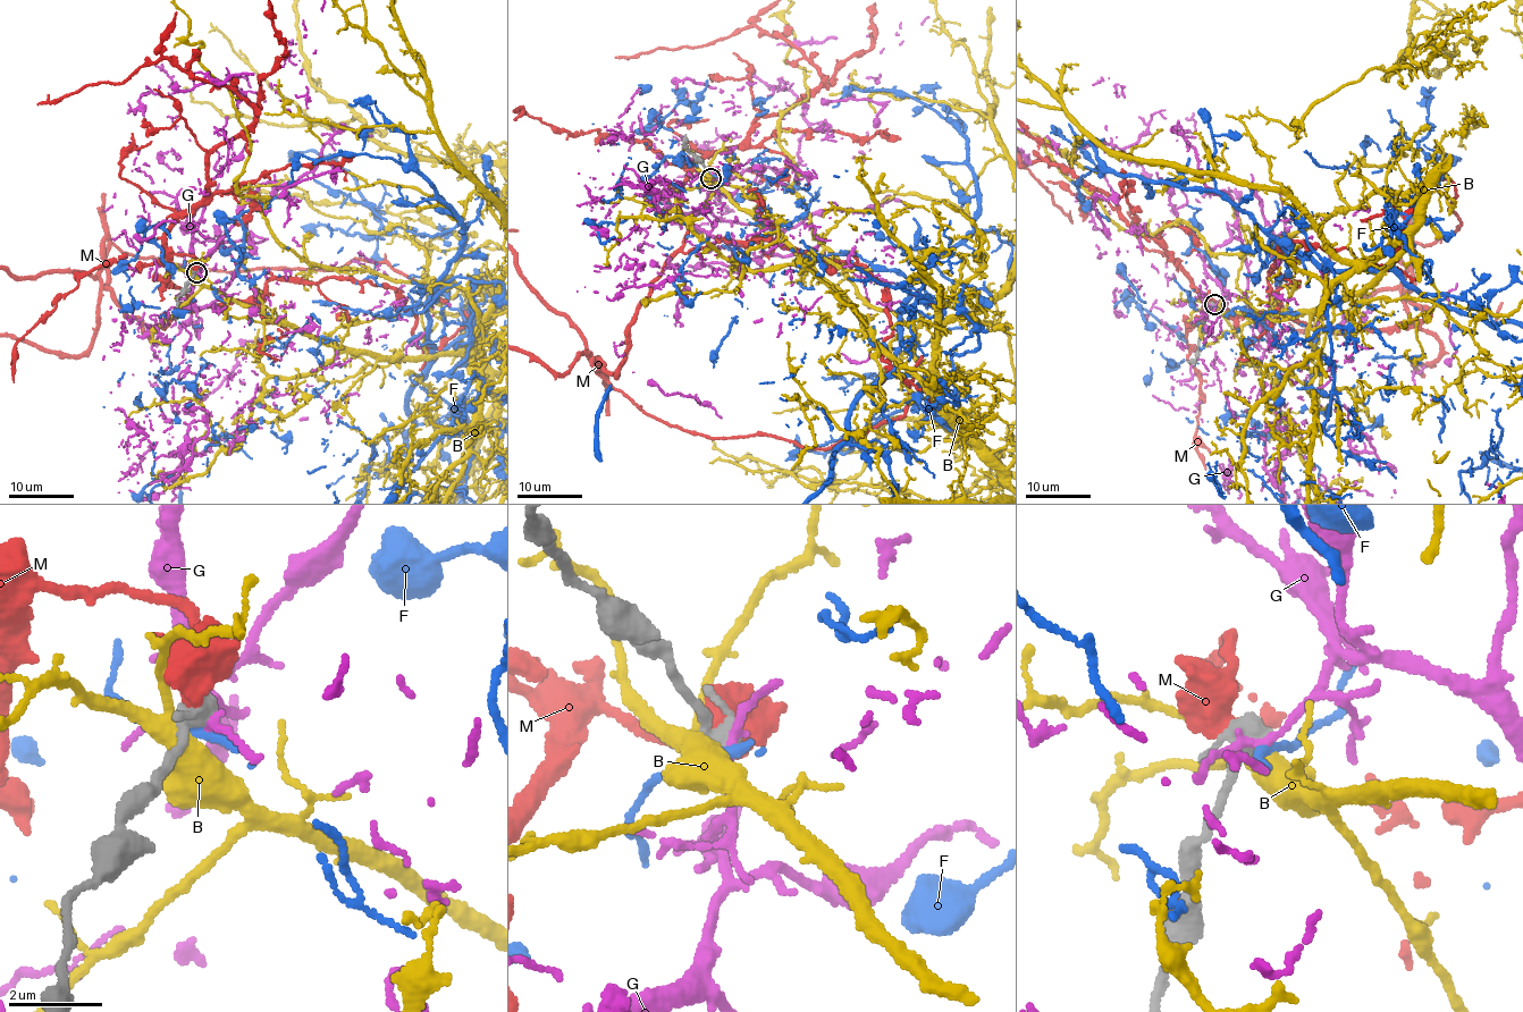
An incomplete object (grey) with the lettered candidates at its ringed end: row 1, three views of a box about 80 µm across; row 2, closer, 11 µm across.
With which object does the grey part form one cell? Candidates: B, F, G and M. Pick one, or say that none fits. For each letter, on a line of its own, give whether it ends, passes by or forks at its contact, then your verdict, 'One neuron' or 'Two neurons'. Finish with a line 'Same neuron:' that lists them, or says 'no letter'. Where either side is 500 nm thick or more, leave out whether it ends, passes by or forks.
B: It forks there. Two neurons
F: It passes by. Two neurons
G: It passes by. Two neurons
M: Two neurons
Same neuron: no letter

